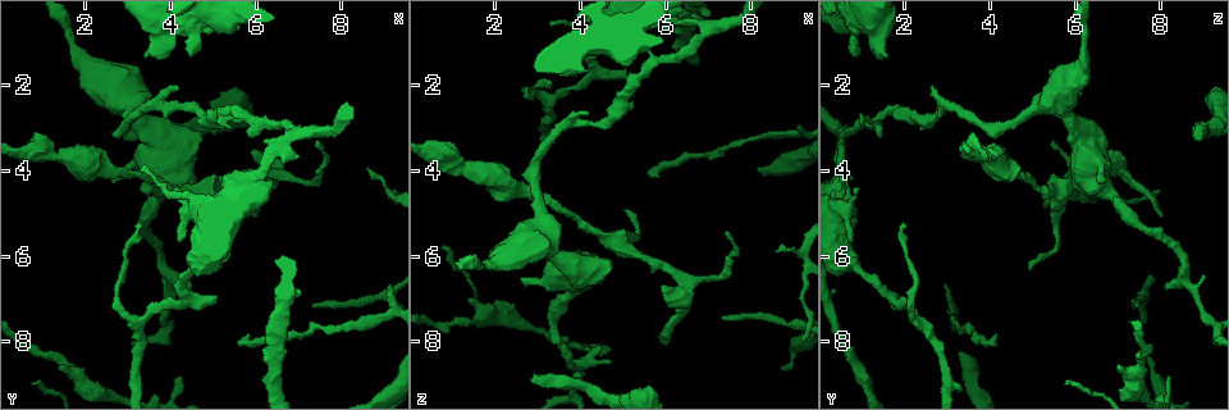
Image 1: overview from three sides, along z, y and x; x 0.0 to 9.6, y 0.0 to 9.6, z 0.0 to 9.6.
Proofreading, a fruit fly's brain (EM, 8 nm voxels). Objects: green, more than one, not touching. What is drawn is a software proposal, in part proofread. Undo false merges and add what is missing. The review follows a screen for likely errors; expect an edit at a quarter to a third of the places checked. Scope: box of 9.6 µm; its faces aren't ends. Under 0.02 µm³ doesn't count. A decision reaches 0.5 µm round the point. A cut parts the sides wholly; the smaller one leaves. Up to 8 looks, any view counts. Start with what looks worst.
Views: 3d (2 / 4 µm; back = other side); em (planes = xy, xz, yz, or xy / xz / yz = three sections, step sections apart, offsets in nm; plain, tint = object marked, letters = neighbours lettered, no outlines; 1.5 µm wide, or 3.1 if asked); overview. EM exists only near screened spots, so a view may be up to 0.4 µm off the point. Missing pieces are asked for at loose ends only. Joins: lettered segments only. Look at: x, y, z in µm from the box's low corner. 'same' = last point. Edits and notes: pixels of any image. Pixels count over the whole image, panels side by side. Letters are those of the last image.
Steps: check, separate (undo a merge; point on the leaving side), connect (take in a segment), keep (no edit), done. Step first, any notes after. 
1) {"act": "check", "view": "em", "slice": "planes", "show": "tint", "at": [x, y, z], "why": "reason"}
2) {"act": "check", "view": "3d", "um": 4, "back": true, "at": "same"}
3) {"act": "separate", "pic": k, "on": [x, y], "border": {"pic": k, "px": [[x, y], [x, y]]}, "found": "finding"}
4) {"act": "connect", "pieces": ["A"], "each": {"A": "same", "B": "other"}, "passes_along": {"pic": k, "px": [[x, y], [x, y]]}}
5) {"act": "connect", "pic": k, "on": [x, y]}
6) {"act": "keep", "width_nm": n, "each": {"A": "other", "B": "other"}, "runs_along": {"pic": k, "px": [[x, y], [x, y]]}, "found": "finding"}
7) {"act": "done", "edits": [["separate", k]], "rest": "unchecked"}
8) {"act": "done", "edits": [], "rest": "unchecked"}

{"act": "check", "view": "3d", "um": 2, "at": [2.90, 3.20, 8.80], "why": "an open end"}

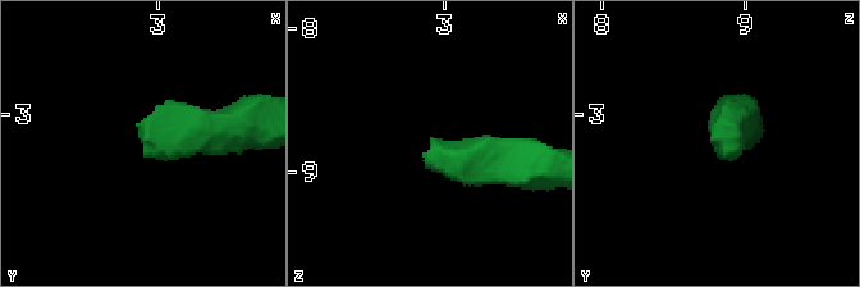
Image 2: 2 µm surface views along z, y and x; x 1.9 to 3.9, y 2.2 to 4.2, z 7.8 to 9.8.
{"act": "check", "view": "em", "slice": "yz", "step": 4, "show": "tint", "at": [2.90, 3.18, 8.76], "why": "need the tissue"}

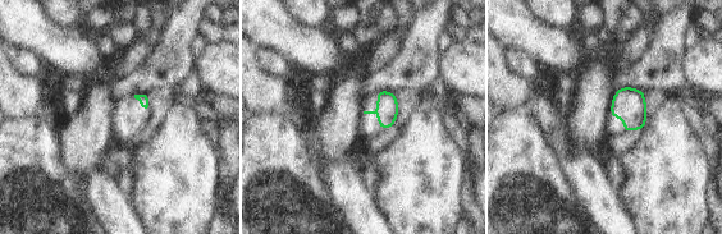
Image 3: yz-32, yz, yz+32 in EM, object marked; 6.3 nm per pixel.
{"act": "check", "view": "em", "slice": "planes", "show": "letters", "at": "same"}

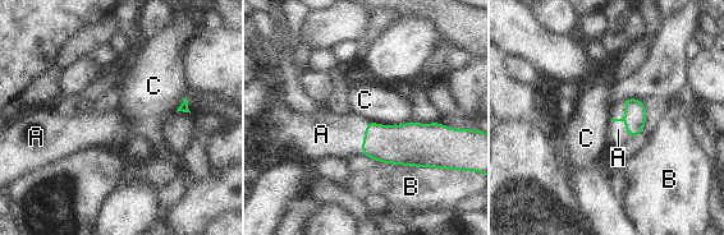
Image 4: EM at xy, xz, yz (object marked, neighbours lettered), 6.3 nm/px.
{"act": "connect", "pieces": ["A"], "each": {"A": "same", "B": "other", "C": "other"}, "passes_along": {"pic": 4, "px": [[635, 118], [622, 120], [618, 129]]}, "found": "the cell continues"}

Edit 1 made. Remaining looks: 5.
{"act": "check", "view": "overview"}

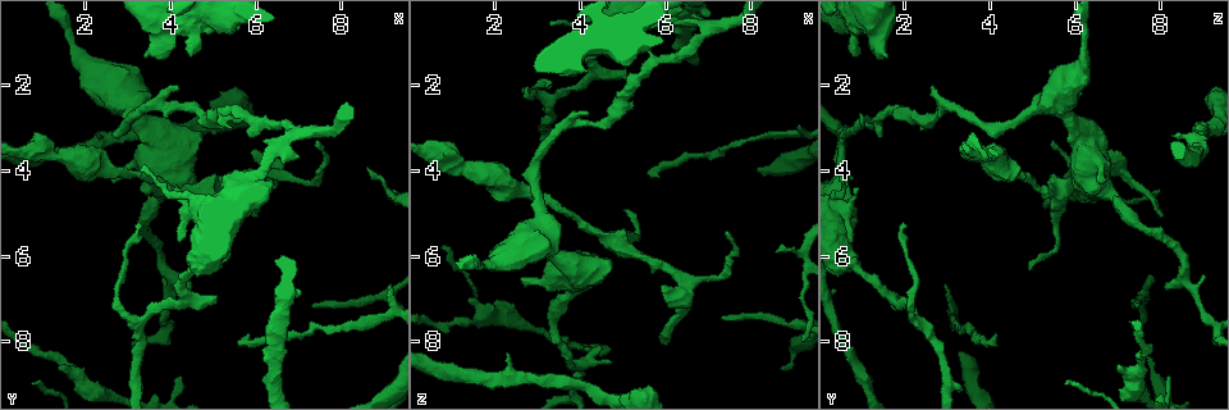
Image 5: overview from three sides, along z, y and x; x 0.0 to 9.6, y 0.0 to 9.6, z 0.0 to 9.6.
{"act": "check", "view": "em", "slice": "yz", "step": 4, "show": "tint", "at": [4.50, 1.35, 0.90], "why": "thick end"}

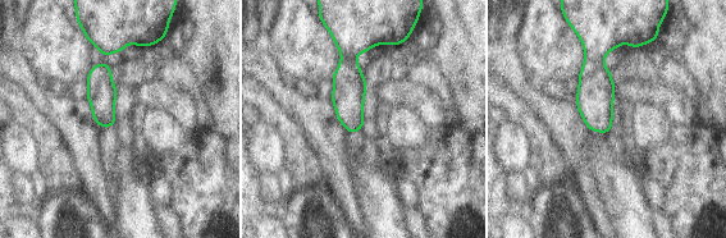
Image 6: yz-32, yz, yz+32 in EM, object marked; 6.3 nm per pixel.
{"act": "check", "view": "em", "slice": "planes", "show": "letters", "at": "same", "why": "cut it another way"}

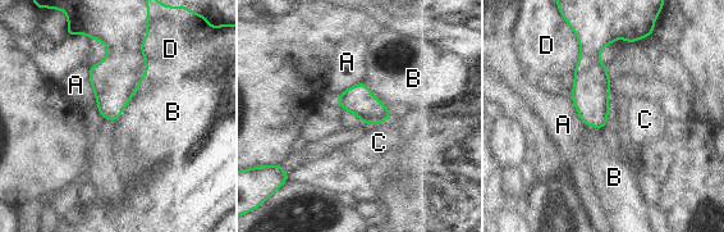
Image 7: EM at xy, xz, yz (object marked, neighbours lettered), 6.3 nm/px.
{"act": "keep", "each": {"A": "other", "B": "other", "C": "other", "D": "other"}, "border": {"pic": 7, "px": [[150, 69], [123, 113], [114, 122]]}, "found": "no lettered segment goes on from it"}

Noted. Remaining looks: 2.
{"act": "check", "view": "em", "slice": "yz", "step": 8, "show": "letters", "at": [4.25, 2.05, 2.70], "why": "branch stops here"}

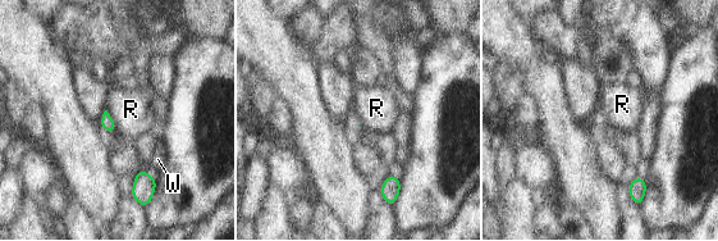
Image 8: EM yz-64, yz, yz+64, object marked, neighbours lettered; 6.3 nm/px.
{"act": "keep", "each": {"R": "other", "W": "other"}, "border": {"pic": 8, "px": [[106, 109], [117, 132]]}, "found": "no lettered segment goes on from it"}

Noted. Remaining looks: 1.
{"act": "done", "edits": [["connect", 4]], "rest": "unchecked"}

